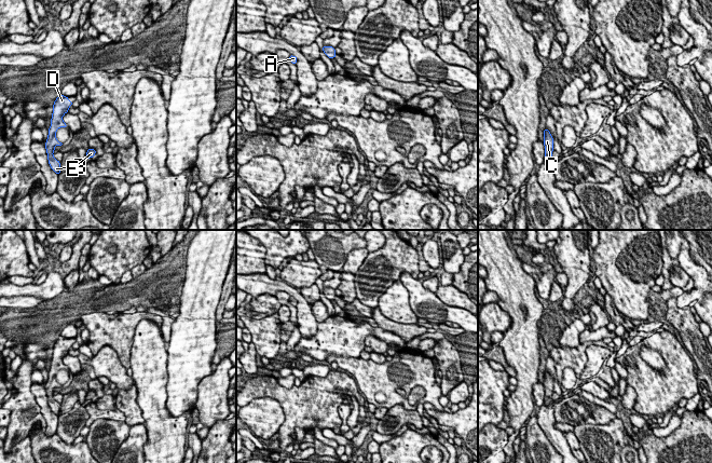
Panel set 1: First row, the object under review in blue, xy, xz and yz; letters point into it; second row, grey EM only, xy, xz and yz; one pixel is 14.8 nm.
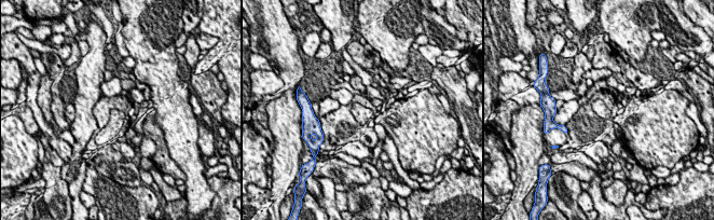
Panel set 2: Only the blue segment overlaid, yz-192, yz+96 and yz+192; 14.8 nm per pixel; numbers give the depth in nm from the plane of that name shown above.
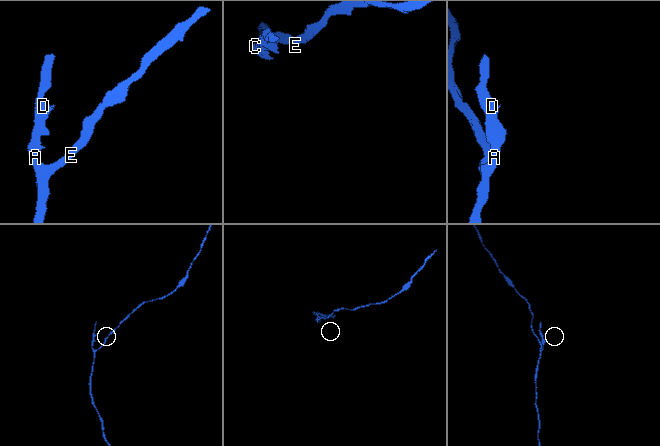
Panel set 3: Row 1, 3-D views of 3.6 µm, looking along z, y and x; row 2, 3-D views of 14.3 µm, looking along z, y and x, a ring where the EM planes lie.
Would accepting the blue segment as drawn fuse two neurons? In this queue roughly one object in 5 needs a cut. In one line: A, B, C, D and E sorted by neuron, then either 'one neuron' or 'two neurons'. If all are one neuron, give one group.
A B C D E; one neuron

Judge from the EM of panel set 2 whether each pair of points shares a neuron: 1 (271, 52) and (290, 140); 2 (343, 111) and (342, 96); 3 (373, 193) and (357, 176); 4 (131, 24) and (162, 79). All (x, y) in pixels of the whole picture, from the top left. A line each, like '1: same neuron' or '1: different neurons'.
1: same neuron
2: different neurons
3: different neurons
4: same neuron

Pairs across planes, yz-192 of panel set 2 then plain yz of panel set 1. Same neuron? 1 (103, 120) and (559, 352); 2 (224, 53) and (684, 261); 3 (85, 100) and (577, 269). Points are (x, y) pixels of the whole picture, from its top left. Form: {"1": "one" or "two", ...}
{"1": "one", "2": "one", "3": "one"}

